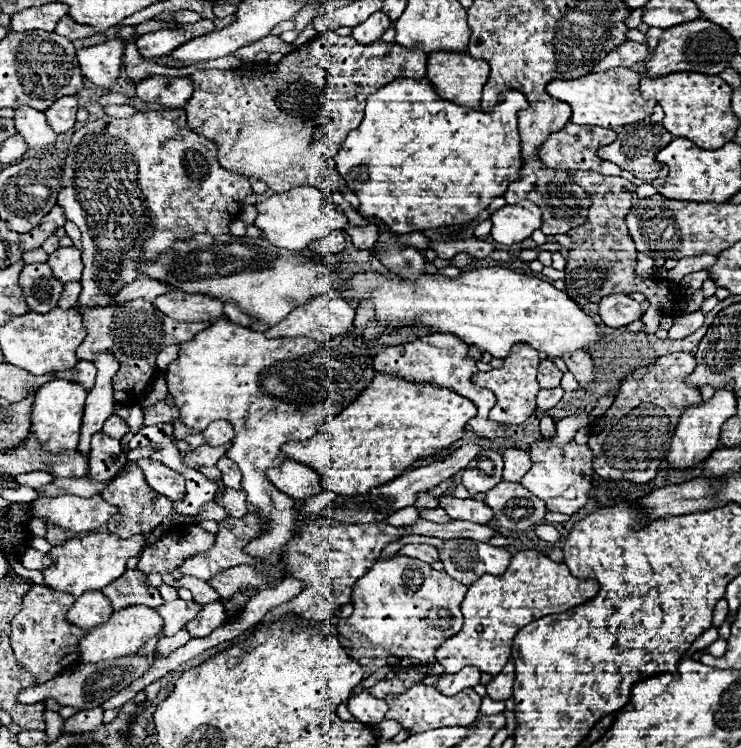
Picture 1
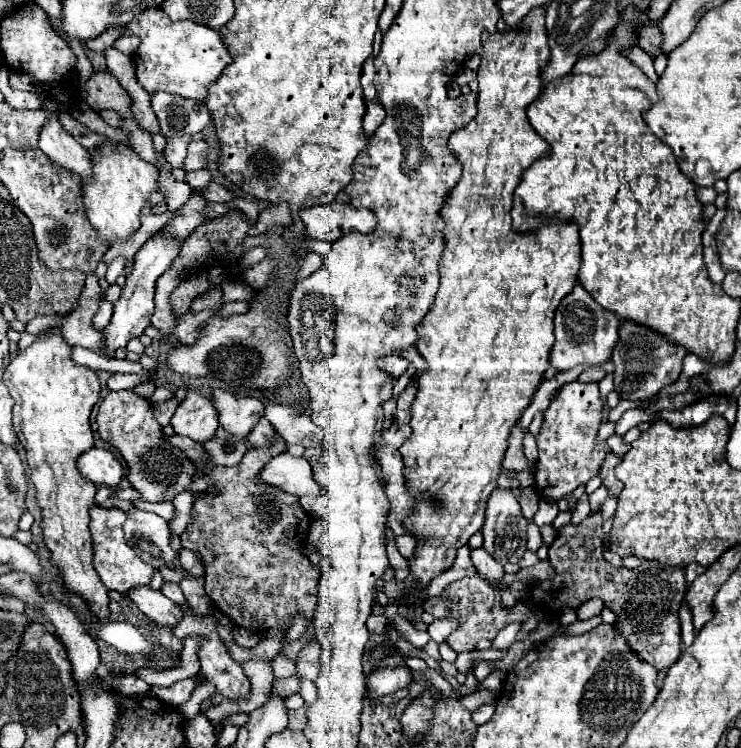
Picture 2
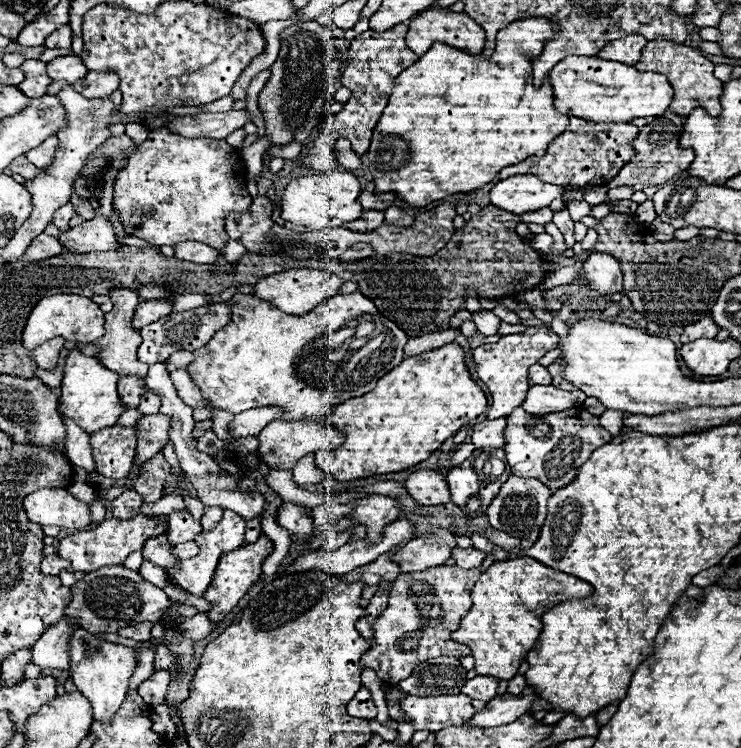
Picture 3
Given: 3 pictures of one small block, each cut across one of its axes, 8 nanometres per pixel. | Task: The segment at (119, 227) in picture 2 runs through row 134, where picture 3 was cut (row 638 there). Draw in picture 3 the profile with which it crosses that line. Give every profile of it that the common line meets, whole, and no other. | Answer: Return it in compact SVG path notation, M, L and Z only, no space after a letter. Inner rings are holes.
M78 628L76 634L72 634L70 670L68 670L70 680L90 700L96 720L100 720L100 722L108 720L120 708L120 704L128 692L128 682L130 682L136 666L138 666L138 658L136 658L134 648L106 642L106 640L98 638L96 634L90 634L88 630L82 630L82 628Z

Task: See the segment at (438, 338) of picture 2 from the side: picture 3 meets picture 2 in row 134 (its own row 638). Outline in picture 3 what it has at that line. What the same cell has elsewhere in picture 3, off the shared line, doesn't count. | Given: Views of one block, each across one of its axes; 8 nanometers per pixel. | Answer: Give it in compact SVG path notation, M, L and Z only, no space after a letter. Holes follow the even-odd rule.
M514 558L514 560L494 562L480 576L476 586L472 588L474 606L472 606L470 614L464 616L460 628L452 634L452 640L466 644L472 650L472 656L476 658L476 666L474 666L476 674L486 674L486 676L490 674L492 678L498 678L498 680L510 680L510 678L514 678L514 674L518 674L518 666L526 658L526 654L536 648L538 638L540 638L542 628L544 628L542 616L550 608L554 608L566 600L586 598L590 594L592 594L592 586L588 582L584 582L576 576L558 572L554 568L548 568L540 562L536 562L534 558Z

